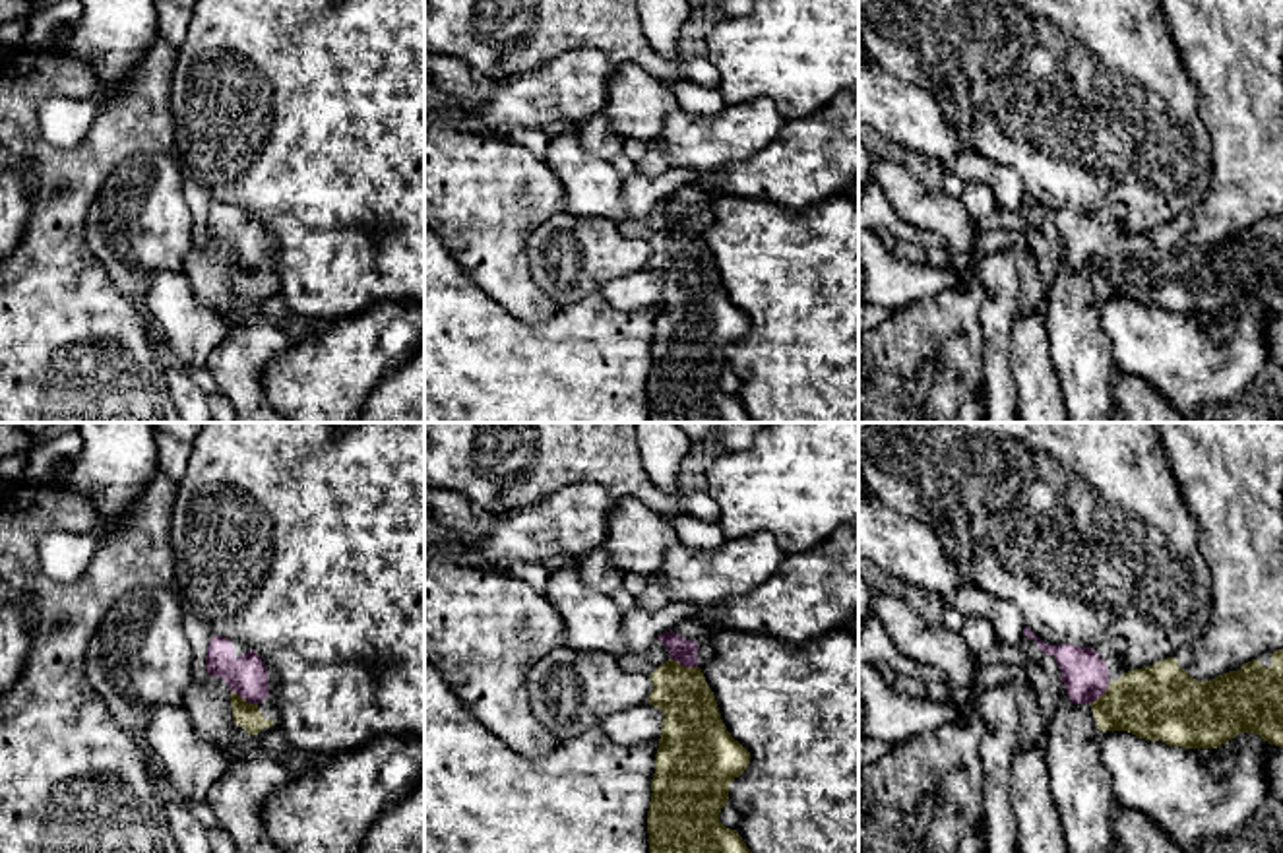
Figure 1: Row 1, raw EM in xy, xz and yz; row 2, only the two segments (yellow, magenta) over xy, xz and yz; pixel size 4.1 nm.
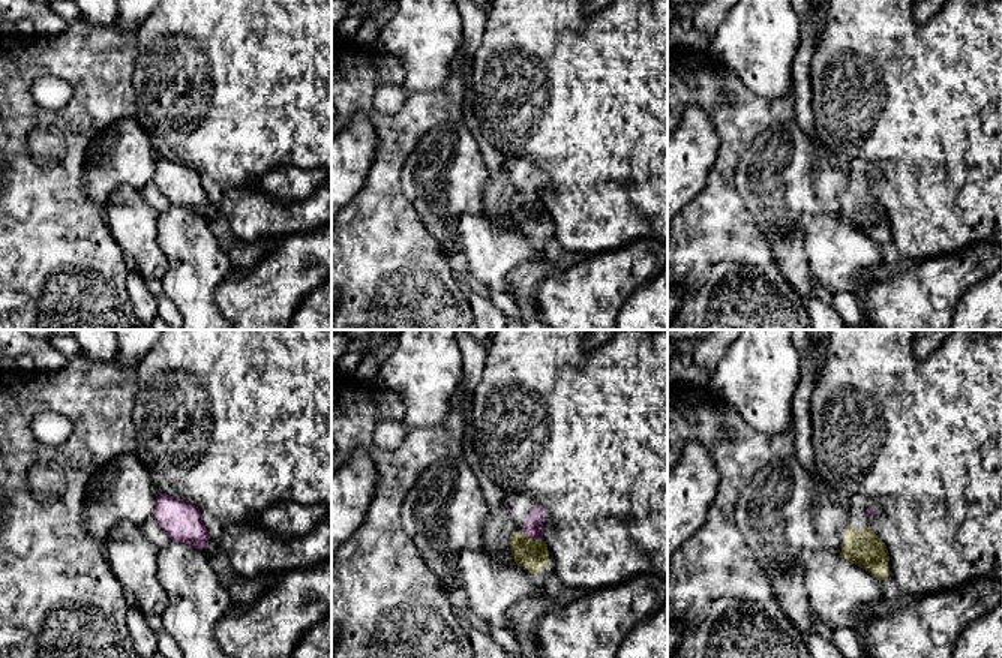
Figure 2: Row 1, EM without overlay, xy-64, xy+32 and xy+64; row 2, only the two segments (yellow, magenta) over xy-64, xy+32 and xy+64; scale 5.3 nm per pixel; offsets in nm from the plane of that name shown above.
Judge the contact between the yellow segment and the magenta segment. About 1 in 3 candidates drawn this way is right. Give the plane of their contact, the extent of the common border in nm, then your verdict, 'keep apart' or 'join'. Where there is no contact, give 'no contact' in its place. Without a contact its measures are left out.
xy | 130 nm | join

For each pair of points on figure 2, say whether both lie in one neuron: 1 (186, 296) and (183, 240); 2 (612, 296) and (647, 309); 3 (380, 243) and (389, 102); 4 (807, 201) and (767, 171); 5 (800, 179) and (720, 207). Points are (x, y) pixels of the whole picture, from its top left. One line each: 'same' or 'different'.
1: same
2: different
3: different
4: same
5: different

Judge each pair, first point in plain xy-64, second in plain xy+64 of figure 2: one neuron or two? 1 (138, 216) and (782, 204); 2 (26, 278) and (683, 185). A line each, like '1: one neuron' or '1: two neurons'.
1: two neurons
2: two neurons

